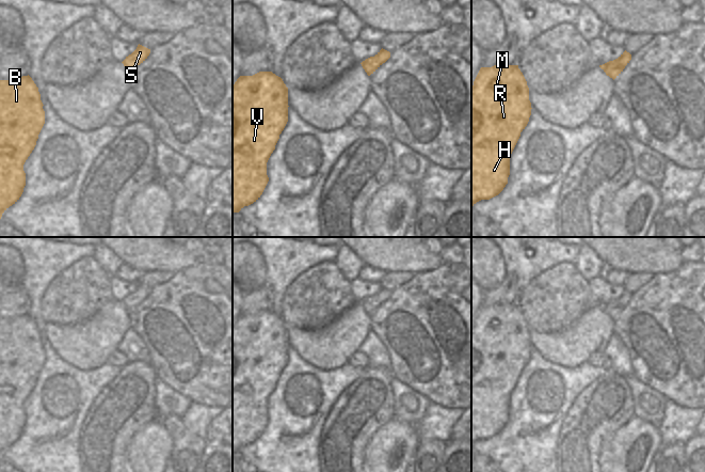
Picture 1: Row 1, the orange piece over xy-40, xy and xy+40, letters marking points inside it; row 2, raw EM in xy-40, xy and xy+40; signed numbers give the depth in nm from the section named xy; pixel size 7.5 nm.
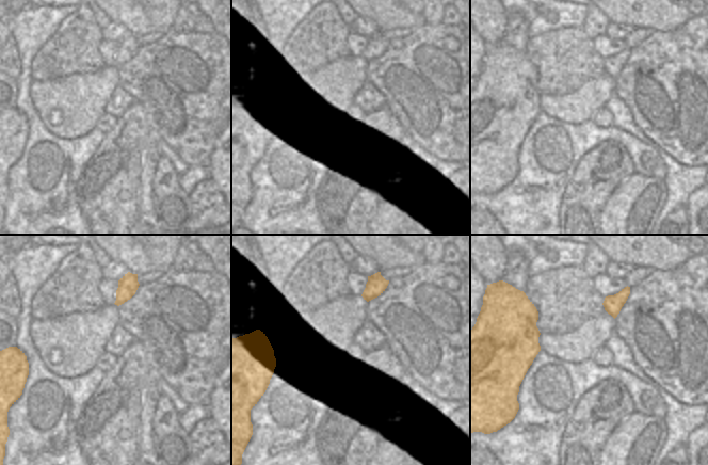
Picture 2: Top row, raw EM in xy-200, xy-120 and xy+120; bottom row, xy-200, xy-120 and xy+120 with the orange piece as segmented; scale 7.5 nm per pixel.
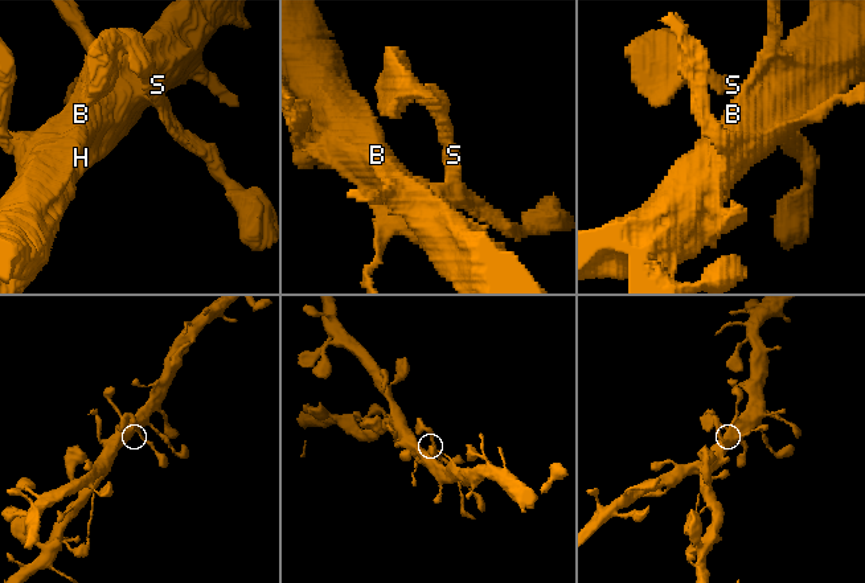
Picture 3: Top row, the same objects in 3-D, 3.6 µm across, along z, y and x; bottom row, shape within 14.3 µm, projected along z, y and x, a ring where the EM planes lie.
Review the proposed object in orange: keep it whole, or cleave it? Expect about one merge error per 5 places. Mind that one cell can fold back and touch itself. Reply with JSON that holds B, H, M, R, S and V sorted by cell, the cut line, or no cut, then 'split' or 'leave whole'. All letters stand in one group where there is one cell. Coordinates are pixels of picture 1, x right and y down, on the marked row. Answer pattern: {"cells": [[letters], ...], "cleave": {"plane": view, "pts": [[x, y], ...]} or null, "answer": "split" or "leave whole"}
{"cells": [["B", "H", "M", "R", "S", "V"]], "cleave": null, "answer": "leave whole"}

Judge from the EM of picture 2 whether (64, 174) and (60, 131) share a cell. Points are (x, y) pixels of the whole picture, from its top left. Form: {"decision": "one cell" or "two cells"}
{"decision": "two cells"}

